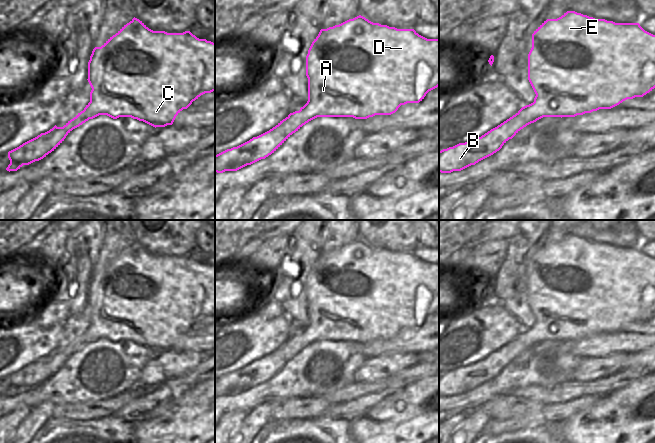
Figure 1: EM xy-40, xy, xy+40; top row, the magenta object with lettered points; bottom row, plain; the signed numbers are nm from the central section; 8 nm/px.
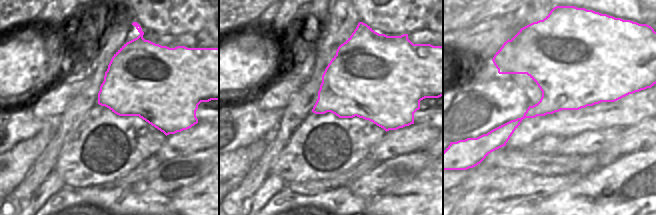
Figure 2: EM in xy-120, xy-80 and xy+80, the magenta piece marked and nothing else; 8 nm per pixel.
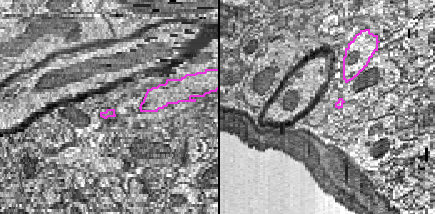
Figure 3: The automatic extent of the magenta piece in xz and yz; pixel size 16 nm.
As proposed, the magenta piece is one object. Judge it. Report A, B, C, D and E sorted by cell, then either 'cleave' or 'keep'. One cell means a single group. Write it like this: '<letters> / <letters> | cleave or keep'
A B C D E | keep

